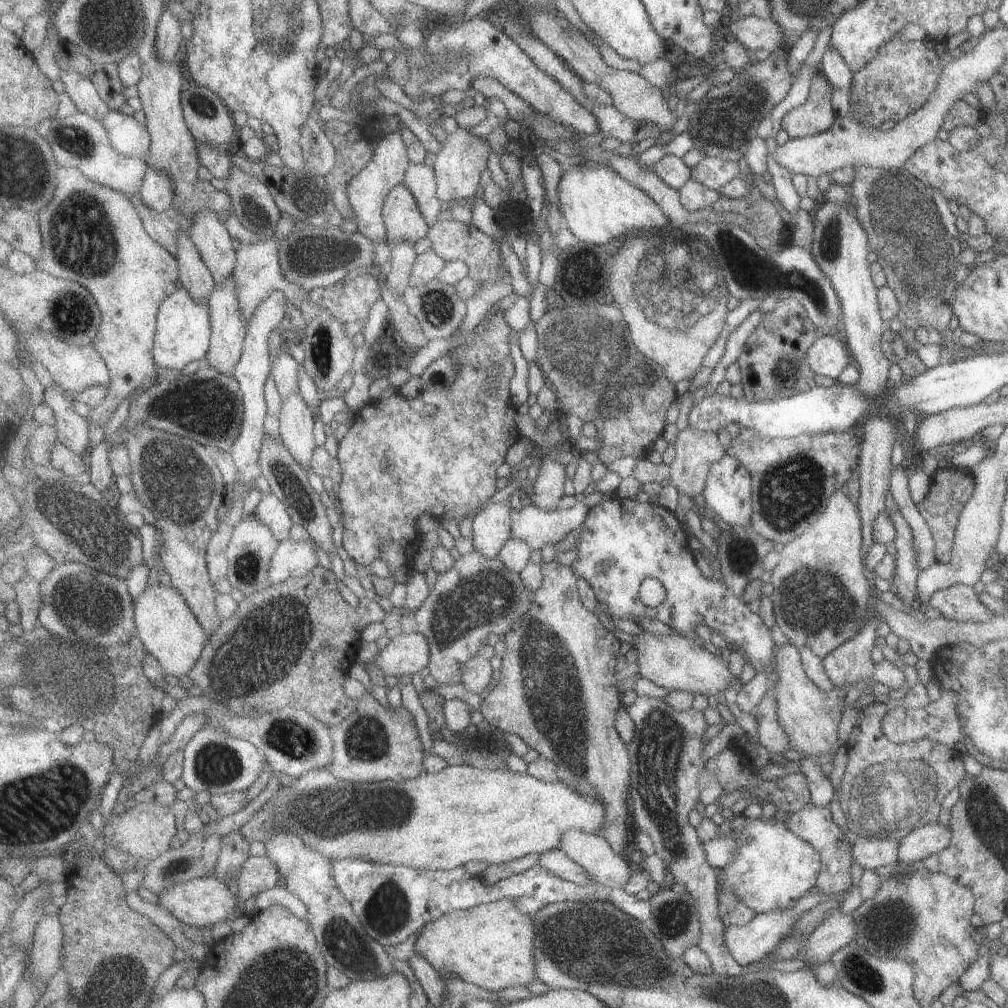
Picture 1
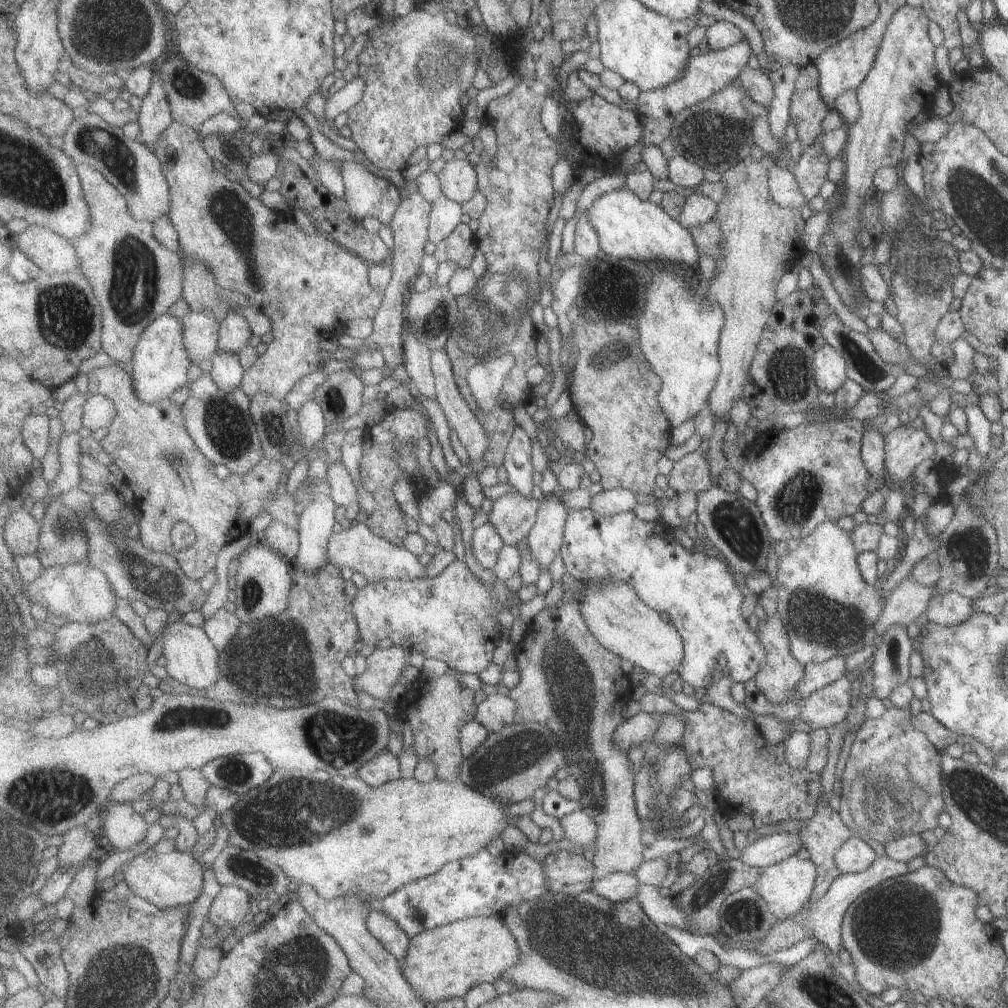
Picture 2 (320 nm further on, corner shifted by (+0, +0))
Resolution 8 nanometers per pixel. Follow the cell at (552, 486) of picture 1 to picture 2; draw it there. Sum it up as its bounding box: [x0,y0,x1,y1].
[527,491,570,569]

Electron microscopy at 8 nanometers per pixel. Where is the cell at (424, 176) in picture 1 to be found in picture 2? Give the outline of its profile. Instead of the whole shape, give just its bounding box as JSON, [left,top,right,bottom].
[430,195,463,246]

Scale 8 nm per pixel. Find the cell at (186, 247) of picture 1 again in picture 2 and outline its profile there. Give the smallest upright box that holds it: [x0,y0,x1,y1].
[180,311,220,364]

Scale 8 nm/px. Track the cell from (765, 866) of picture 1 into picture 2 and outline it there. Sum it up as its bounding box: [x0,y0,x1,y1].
[755,854,818,920]

